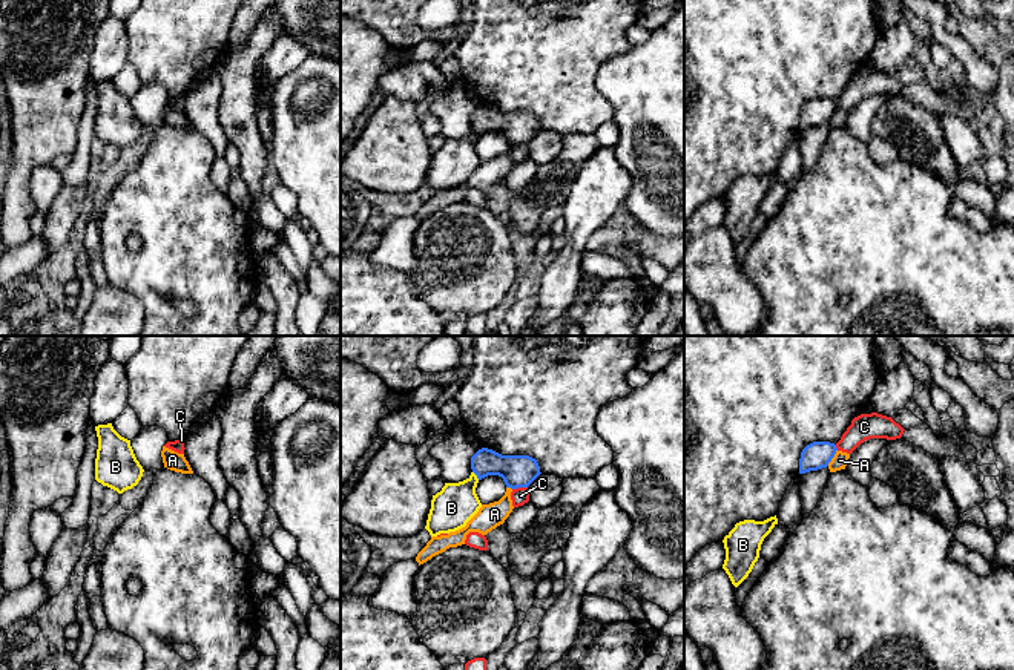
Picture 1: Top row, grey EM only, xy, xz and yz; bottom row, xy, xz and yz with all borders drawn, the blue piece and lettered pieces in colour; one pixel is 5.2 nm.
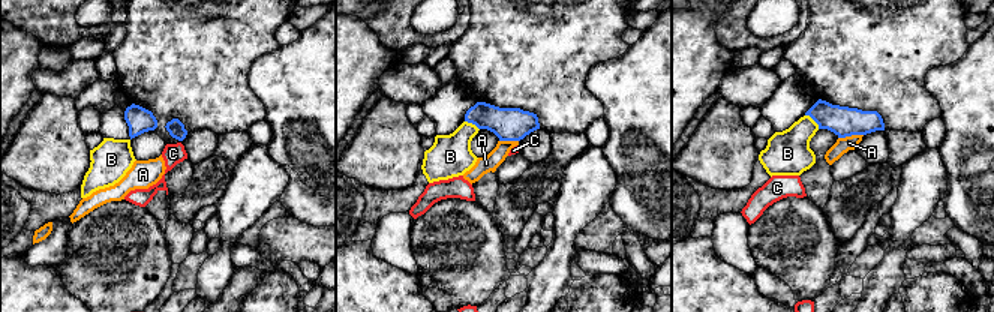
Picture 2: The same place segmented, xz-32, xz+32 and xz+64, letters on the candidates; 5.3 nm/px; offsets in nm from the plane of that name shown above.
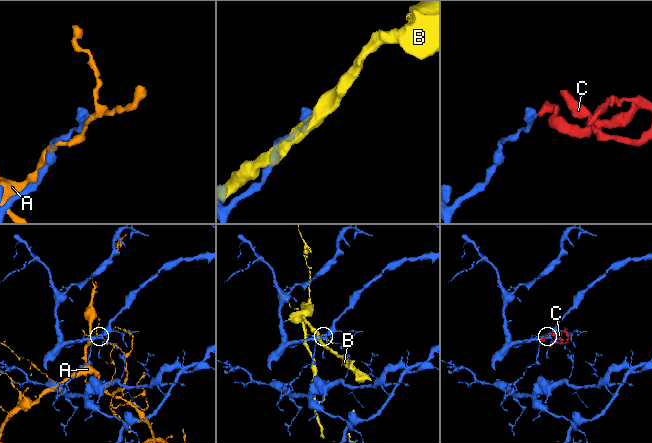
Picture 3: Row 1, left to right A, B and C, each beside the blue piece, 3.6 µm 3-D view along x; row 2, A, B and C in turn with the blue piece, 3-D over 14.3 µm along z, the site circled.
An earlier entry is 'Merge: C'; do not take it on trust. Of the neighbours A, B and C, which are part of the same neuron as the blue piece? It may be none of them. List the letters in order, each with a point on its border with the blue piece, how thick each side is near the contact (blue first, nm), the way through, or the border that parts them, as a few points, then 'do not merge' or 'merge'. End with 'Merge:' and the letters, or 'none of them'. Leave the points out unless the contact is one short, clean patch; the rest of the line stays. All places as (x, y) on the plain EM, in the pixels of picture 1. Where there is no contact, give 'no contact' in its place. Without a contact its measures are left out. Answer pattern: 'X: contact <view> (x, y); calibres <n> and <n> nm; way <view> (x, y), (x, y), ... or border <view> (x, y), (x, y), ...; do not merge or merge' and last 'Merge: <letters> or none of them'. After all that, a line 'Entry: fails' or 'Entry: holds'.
A: contact yz (833, 112); calibres 140 and 80 nm; do not merge
B: contact xz (476, 131); calibres 180 and 220 nm; do not merge
C: contact xz (519, 143); calibres 180 and 90 nm; border xz (526, 143), (513, 146); do not merge
Merge: none of them
Entry: fails

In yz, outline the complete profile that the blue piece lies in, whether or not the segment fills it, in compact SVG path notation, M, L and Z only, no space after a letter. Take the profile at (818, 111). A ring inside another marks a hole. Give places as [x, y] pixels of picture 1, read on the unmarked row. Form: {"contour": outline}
{"contour": "M813 98L807 101L799 115L799 130L827 124L838 104L830 98Z"}

